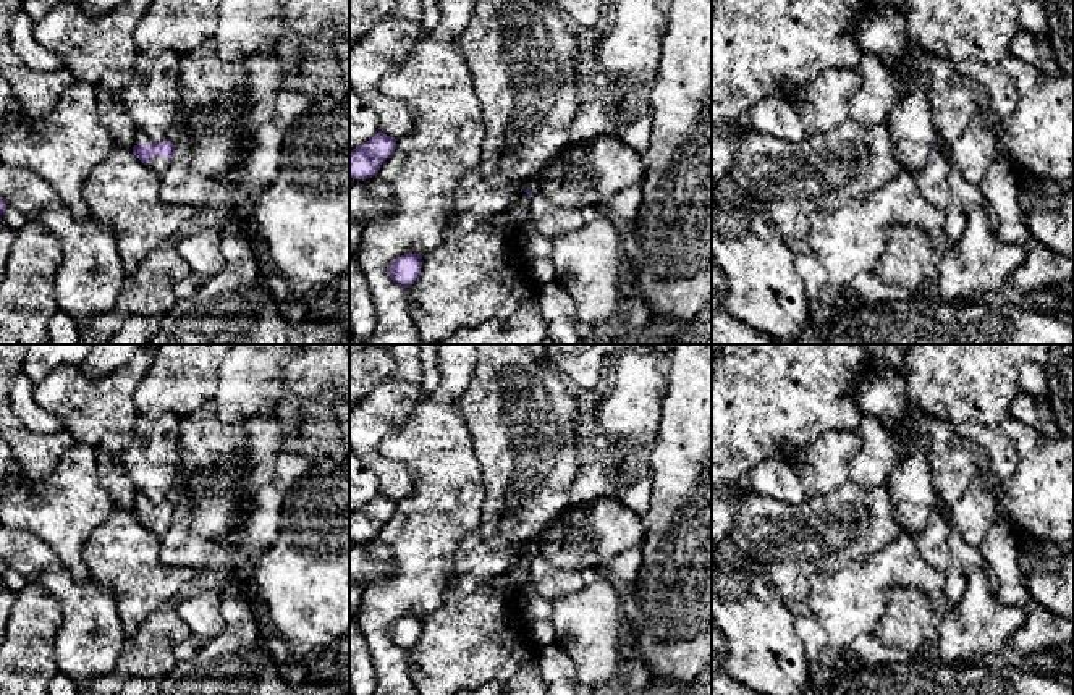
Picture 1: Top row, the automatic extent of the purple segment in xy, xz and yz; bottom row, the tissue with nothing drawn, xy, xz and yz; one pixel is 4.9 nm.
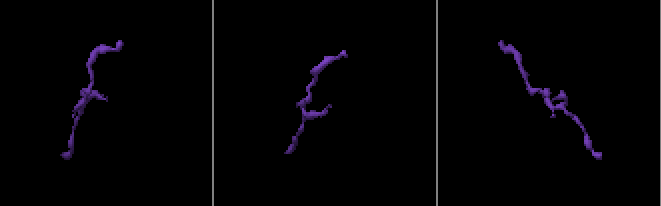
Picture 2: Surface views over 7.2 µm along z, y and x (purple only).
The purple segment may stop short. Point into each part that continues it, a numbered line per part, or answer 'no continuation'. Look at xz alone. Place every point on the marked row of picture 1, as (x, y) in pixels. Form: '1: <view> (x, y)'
1: xz (591, 173)

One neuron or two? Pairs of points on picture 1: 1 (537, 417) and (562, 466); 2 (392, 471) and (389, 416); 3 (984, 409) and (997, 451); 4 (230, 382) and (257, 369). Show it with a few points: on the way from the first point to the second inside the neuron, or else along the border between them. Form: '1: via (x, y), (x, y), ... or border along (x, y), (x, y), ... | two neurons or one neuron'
1: via (537, 429), (537, 442), (550, 454) | one neuron
2: via (377, 458), (374, 454), (374, 430) | one neuron
3: via (984, 419), (989, 424), (989, 435), (995, 442) | one neuron
4: via (236, 382), (245, 382), (251, 375) | one neuron

